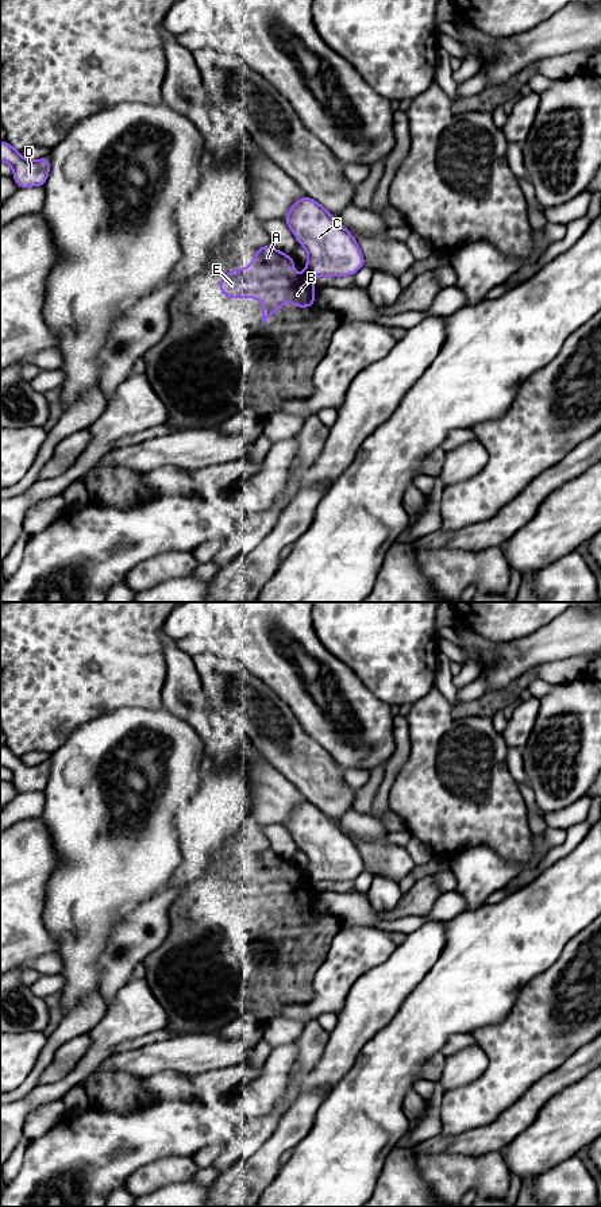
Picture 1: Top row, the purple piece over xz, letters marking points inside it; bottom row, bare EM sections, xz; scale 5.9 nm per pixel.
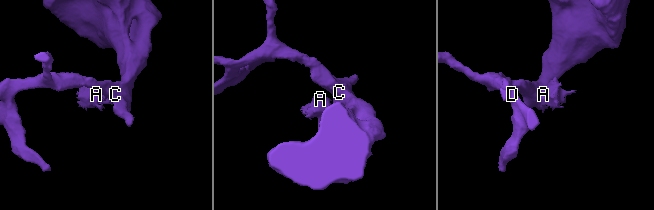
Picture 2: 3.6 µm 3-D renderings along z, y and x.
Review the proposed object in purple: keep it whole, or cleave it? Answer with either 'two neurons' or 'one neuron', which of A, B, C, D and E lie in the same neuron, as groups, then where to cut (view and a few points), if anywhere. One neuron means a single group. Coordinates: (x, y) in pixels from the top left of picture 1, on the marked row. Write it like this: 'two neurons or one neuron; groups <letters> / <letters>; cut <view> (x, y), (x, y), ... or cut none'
two neurons; groups A B E / C D; cut xz (305, 270), (312, 277)

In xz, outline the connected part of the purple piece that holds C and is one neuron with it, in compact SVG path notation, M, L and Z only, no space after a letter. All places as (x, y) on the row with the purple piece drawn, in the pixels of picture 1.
M298 198L284 221L308 251L305 271L312 278L354 275L366 265L351 232L313 198Z

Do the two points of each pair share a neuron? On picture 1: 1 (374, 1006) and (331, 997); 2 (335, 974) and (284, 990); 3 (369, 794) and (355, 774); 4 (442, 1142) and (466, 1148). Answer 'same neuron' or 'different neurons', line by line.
1: different neurons
2: different neurons
3: different neurons
4: same neuron

